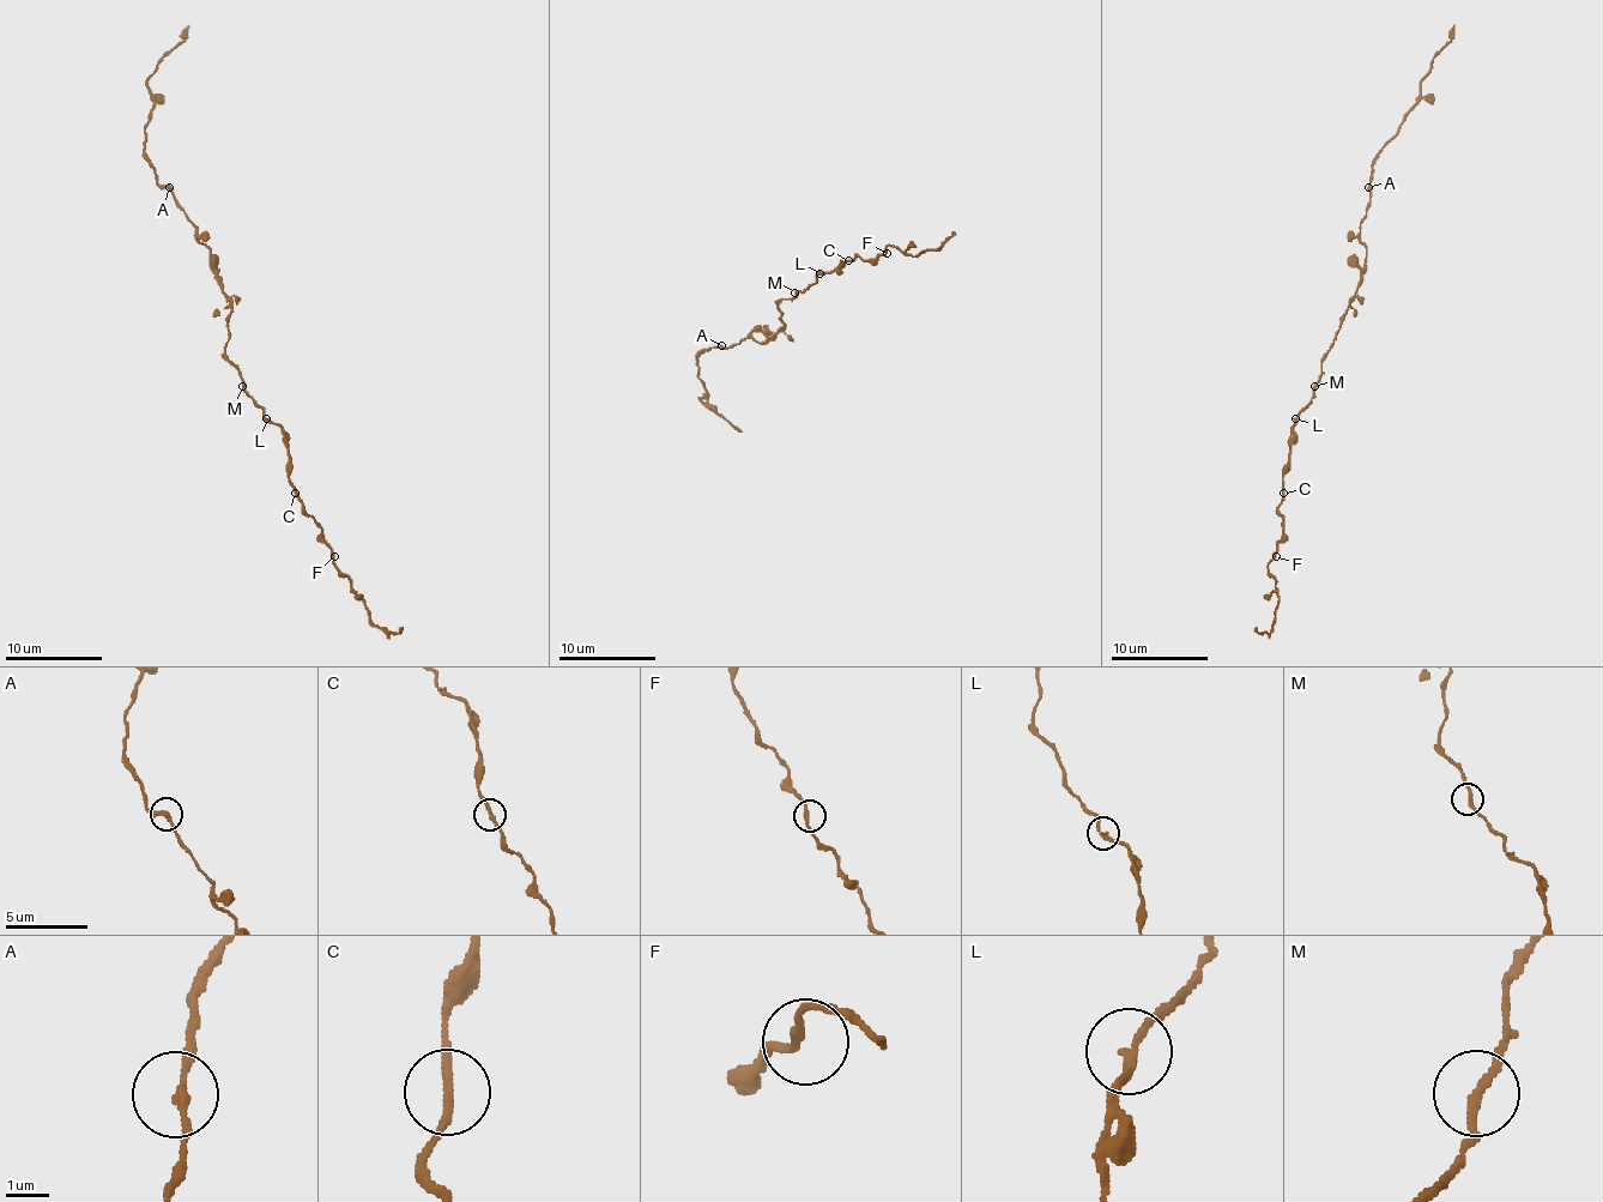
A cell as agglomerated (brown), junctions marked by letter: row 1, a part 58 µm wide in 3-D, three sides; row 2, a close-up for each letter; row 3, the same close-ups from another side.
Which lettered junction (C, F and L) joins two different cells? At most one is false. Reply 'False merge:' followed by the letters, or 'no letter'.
False merge: no letter

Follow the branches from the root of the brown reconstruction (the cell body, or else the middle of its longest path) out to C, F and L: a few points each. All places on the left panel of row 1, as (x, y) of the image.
C: (230, 340), (224, 357), (240, 372), (245, 391), (280, 428), (288, 450), (288, 481), (295, 493)
F: (230, 340), (224, 357), (240, 372), (245, 391), (280, 428), (288, 450), (288, 481), (334, 556)
L: (230, 340), (224, 357), (240, 372), (245, 391), (266, 417)

